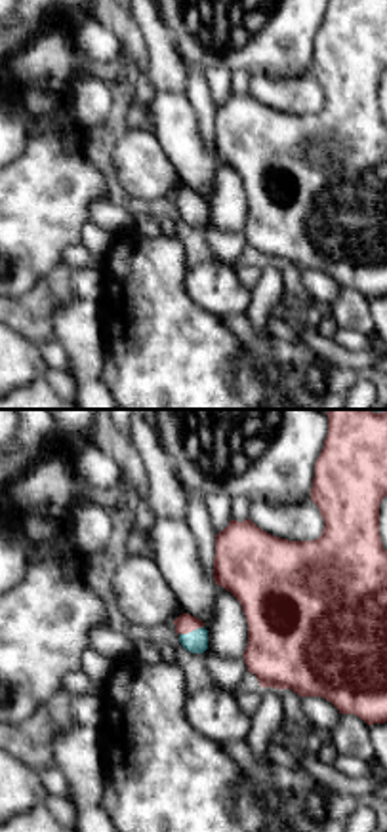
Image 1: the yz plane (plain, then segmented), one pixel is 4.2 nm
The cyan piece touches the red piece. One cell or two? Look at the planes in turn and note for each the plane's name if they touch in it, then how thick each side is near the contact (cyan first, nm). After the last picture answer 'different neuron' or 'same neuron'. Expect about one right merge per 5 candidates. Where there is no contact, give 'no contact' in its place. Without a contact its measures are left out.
meets cyan in yz; 100 nm thick on the cyan side, 90 nm on the other

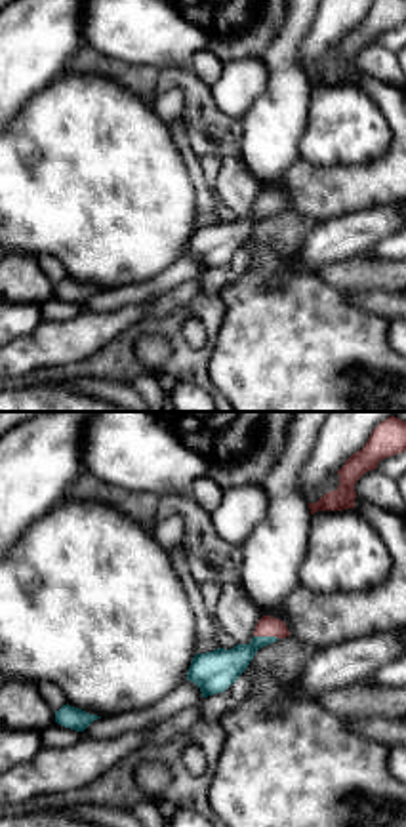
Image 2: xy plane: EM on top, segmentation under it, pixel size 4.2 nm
meets cyan in xy; 170 nm thick on the cyan side, 90 nm on the other

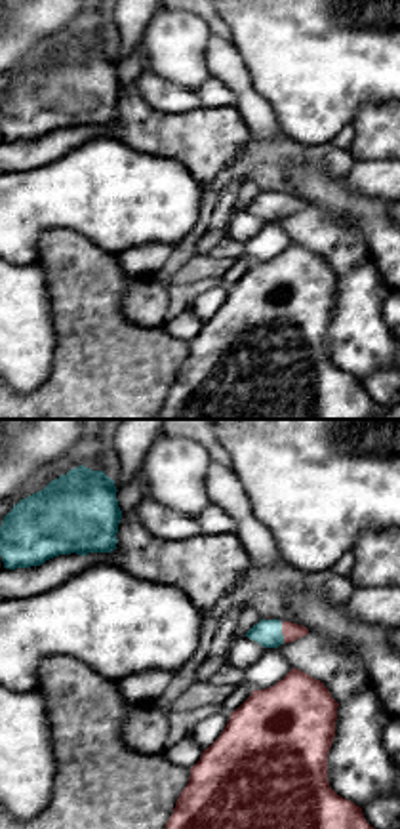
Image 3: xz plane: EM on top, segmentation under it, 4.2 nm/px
meets cyan in xz; 110 nm thick on the cyan side, 80 nm on the other

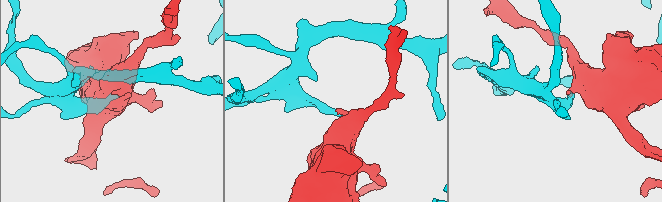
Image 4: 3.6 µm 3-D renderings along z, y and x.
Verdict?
same neuron

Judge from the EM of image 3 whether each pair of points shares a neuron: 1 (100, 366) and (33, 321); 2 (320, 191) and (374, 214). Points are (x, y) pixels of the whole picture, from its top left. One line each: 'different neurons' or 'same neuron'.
1: different neurons
2: same neuron

